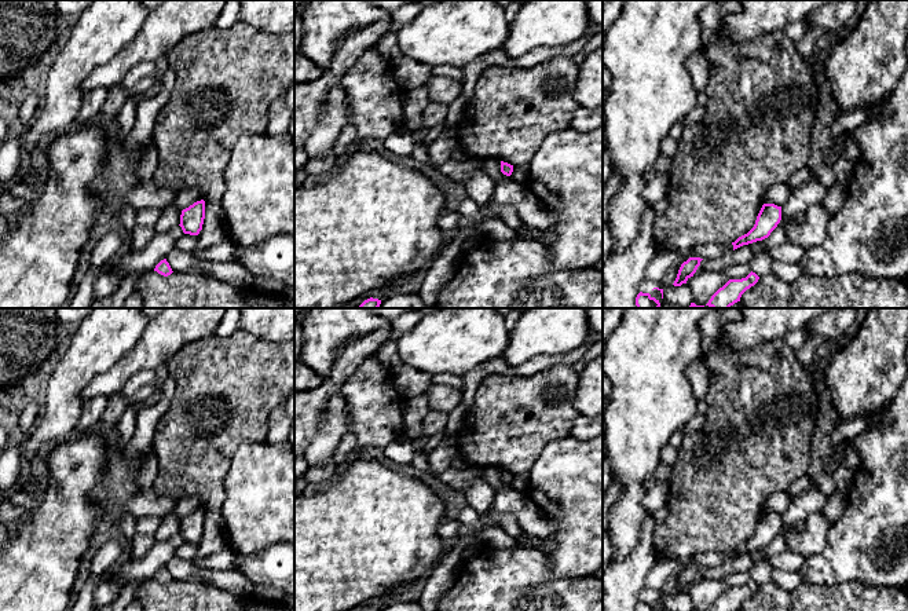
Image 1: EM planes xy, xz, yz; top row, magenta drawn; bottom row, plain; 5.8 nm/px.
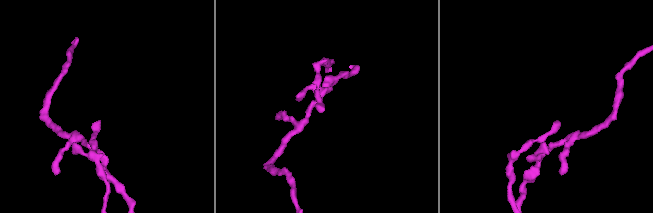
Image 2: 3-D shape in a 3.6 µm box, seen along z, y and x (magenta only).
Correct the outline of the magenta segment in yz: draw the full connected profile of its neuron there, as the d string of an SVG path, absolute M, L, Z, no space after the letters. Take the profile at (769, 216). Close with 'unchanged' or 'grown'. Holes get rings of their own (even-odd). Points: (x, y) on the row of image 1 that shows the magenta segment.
M764 204L754 227L744 235L739 237L733 245L733 250L757 241L762 241L770 235L781 220L781 206L775 204Z; unchanged

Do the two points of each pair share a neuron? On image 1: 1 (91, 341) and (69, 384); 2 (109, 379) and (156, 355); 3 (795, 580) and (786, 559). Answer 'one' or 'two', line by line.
1: one
2: one
3: two

